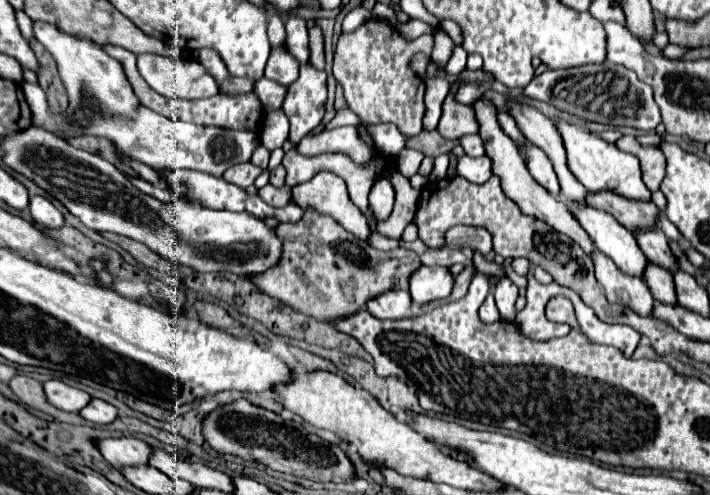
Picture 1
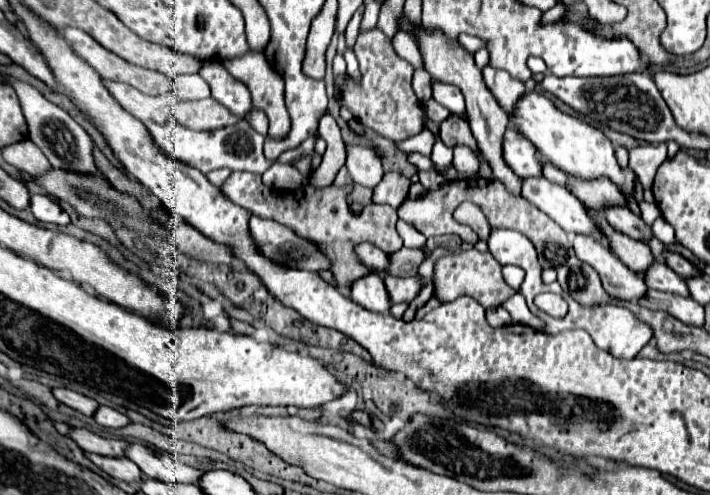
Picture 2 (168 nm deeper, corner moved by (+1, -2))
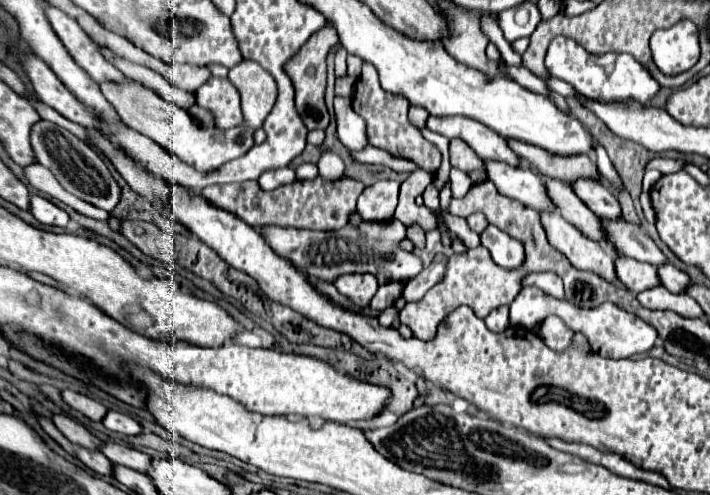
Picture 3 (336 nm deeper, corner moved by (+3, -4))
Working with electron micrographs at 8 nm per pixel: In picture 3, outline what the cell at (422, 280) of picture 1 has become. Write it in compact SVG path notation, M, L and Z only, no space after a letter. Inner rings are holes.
M387 282L387 284L379 286L377 294L369 302L369 308L373 308L373 310L385 310L385 308L395 304L395 300L401 296L401 292L403 292L403 284L401 282Z

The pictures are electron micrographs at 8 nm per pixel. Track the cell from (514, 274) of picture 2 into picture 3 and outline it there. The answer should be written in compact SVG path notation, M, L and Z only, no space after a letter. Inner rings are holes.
M541 272L529 274L523 279L522 285L535 285L545 293L551 294L556 298L565 299L562 279L555 273Z

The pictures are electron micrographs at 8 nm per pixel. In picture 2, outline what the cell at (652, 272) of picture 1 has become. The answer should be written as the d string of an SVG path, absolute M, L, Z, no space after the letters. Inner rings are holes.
M587 210L589 216L593 216L595 222L599 222L599 228L603 230L603 234L607 236L607 242L609 242L609 248L613 250L613 254L629 268L633 270L635 274L639 274L643 278L643 268L647 268L647 264L653 264L655 258L649 250L647 244L643 242L637 242L637 240L631 240L629 236L621 234L621 232L615 232L605 218L601 218L601 214L593 212L593 210Z

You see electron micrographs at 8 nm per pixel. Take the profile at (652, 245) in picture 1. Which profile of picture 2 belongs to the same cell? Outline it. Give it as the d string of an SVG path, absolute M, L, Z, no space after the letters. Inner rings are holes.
M615 206L615 208L607 208L605 210L607 222L611 224L611 228L623 232L625 236L631 236L633 240L643 240L647 242L653 236L653 230L649 224L645 224L641 220L641 216L633 214L629 208L623 206Z

